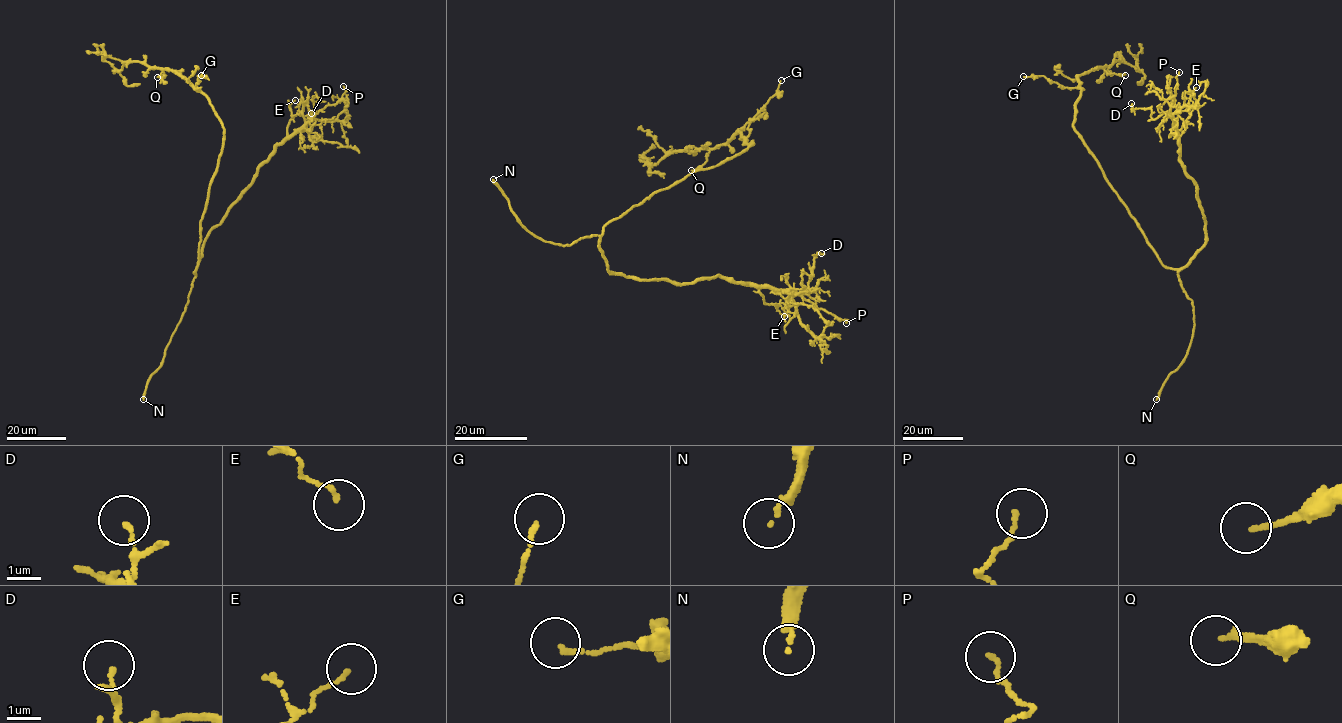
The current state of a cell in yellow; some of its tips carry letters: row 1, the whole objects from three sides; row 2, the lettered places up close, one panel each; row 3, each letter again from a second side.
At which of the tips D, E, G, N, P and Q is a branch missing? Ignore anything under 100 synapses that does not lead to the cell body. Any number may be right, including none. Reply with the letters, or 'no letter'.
N

